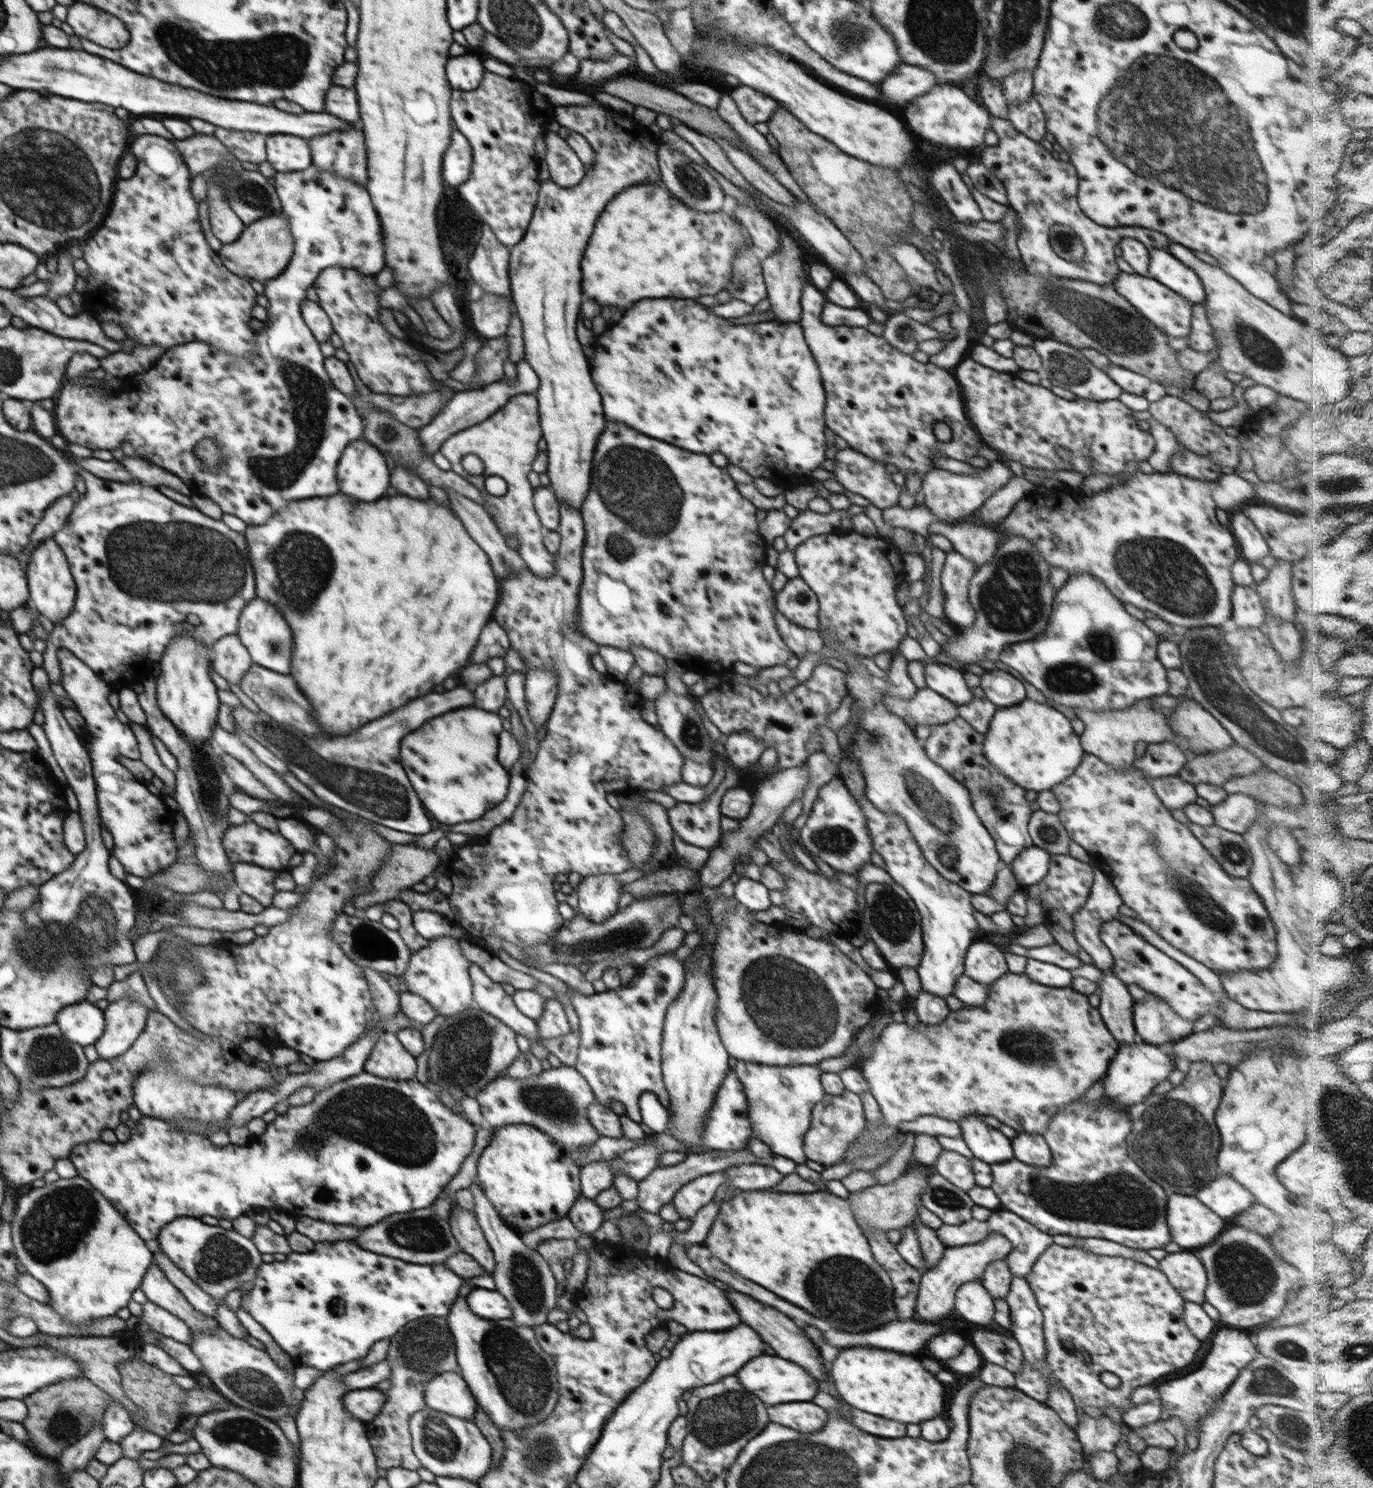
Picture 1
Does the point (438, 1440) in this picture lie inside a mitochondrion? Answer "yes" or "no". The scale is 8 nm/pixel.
yes

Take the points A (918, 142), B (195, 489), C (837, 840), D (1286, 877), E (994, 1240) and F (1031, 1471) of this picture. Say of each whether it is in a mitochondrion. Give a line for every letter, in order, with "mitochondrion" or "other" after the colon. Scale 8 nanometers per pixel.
A: other
B: other
C: mitochondrion
D: other
E: other
F: mitochondrion

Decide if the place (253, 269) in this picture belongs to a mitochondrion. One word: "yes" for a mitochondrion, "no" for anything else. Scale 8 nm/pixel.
no

